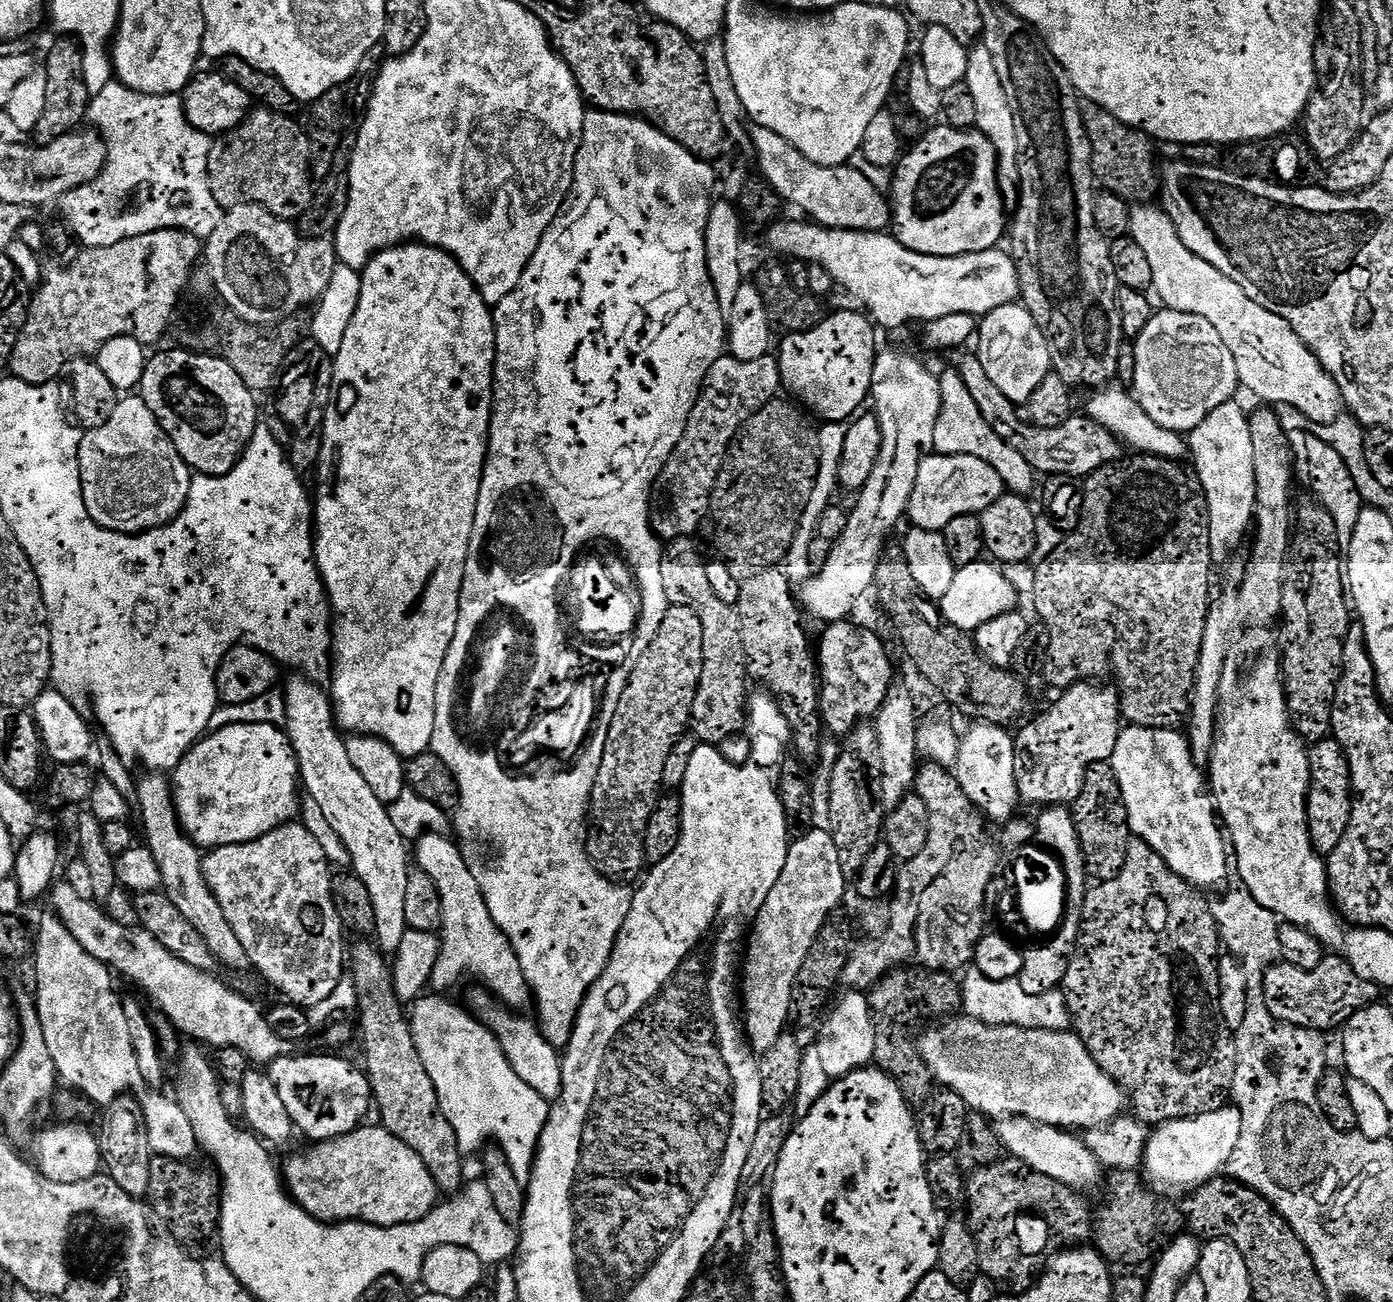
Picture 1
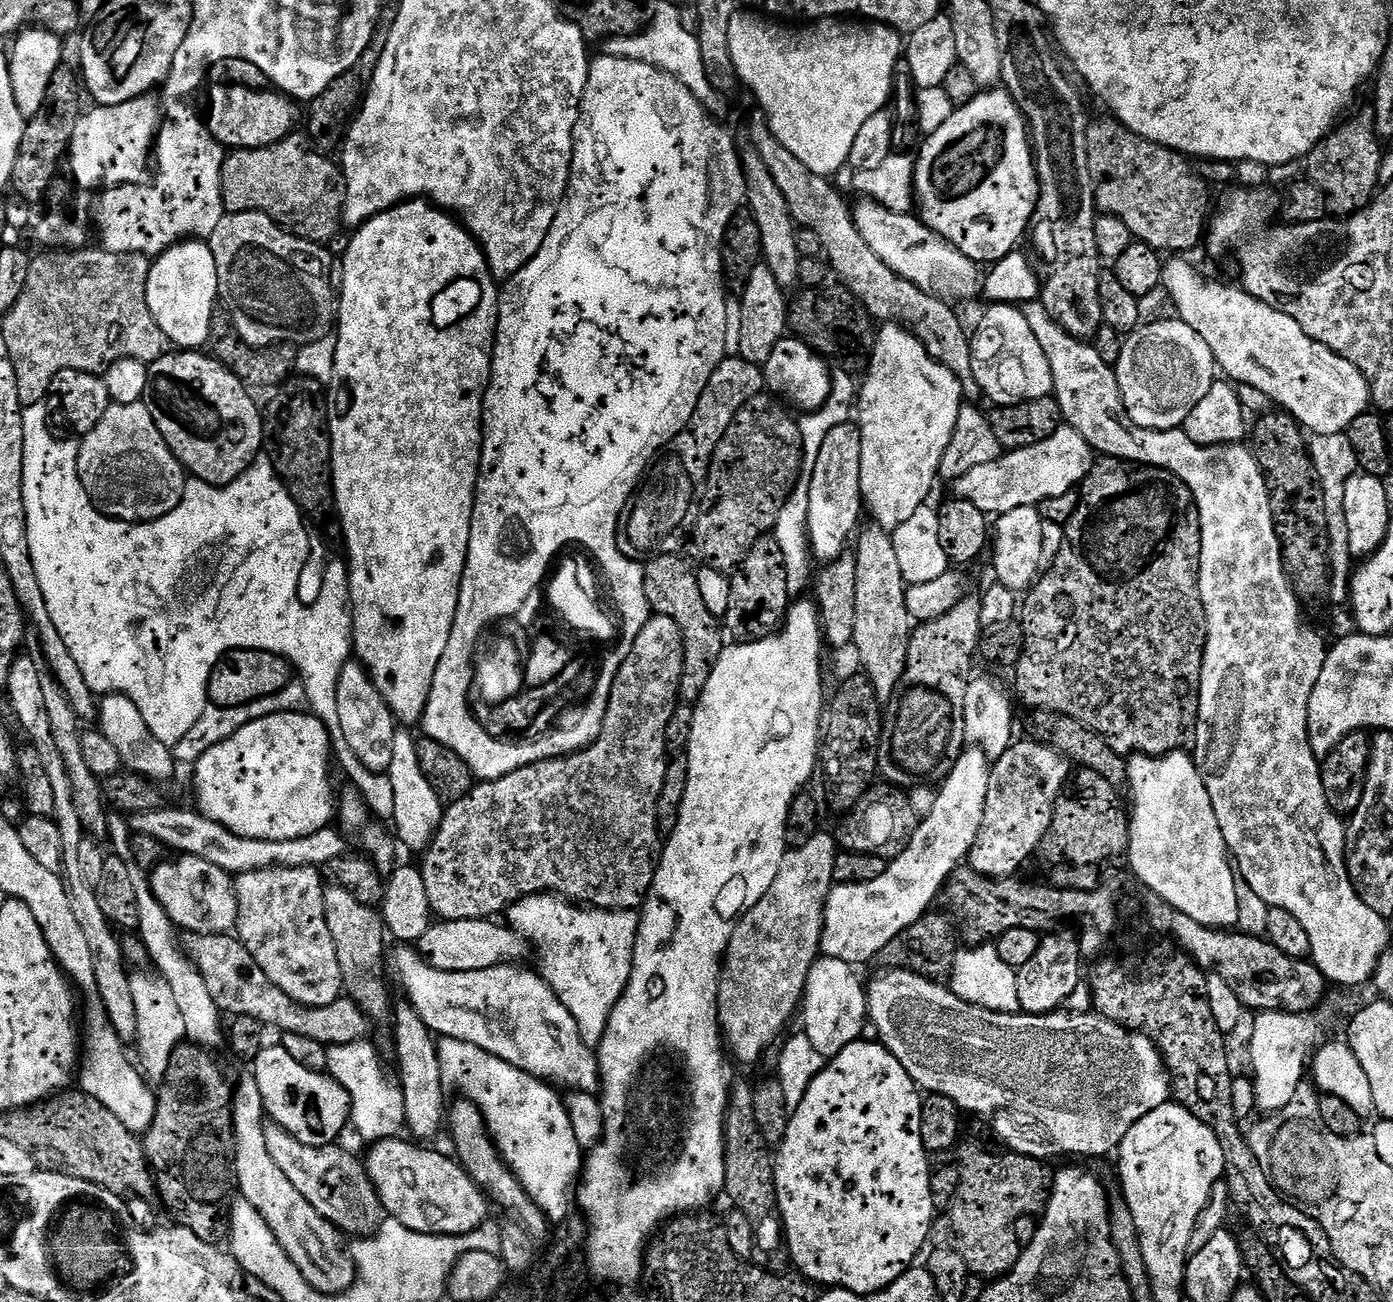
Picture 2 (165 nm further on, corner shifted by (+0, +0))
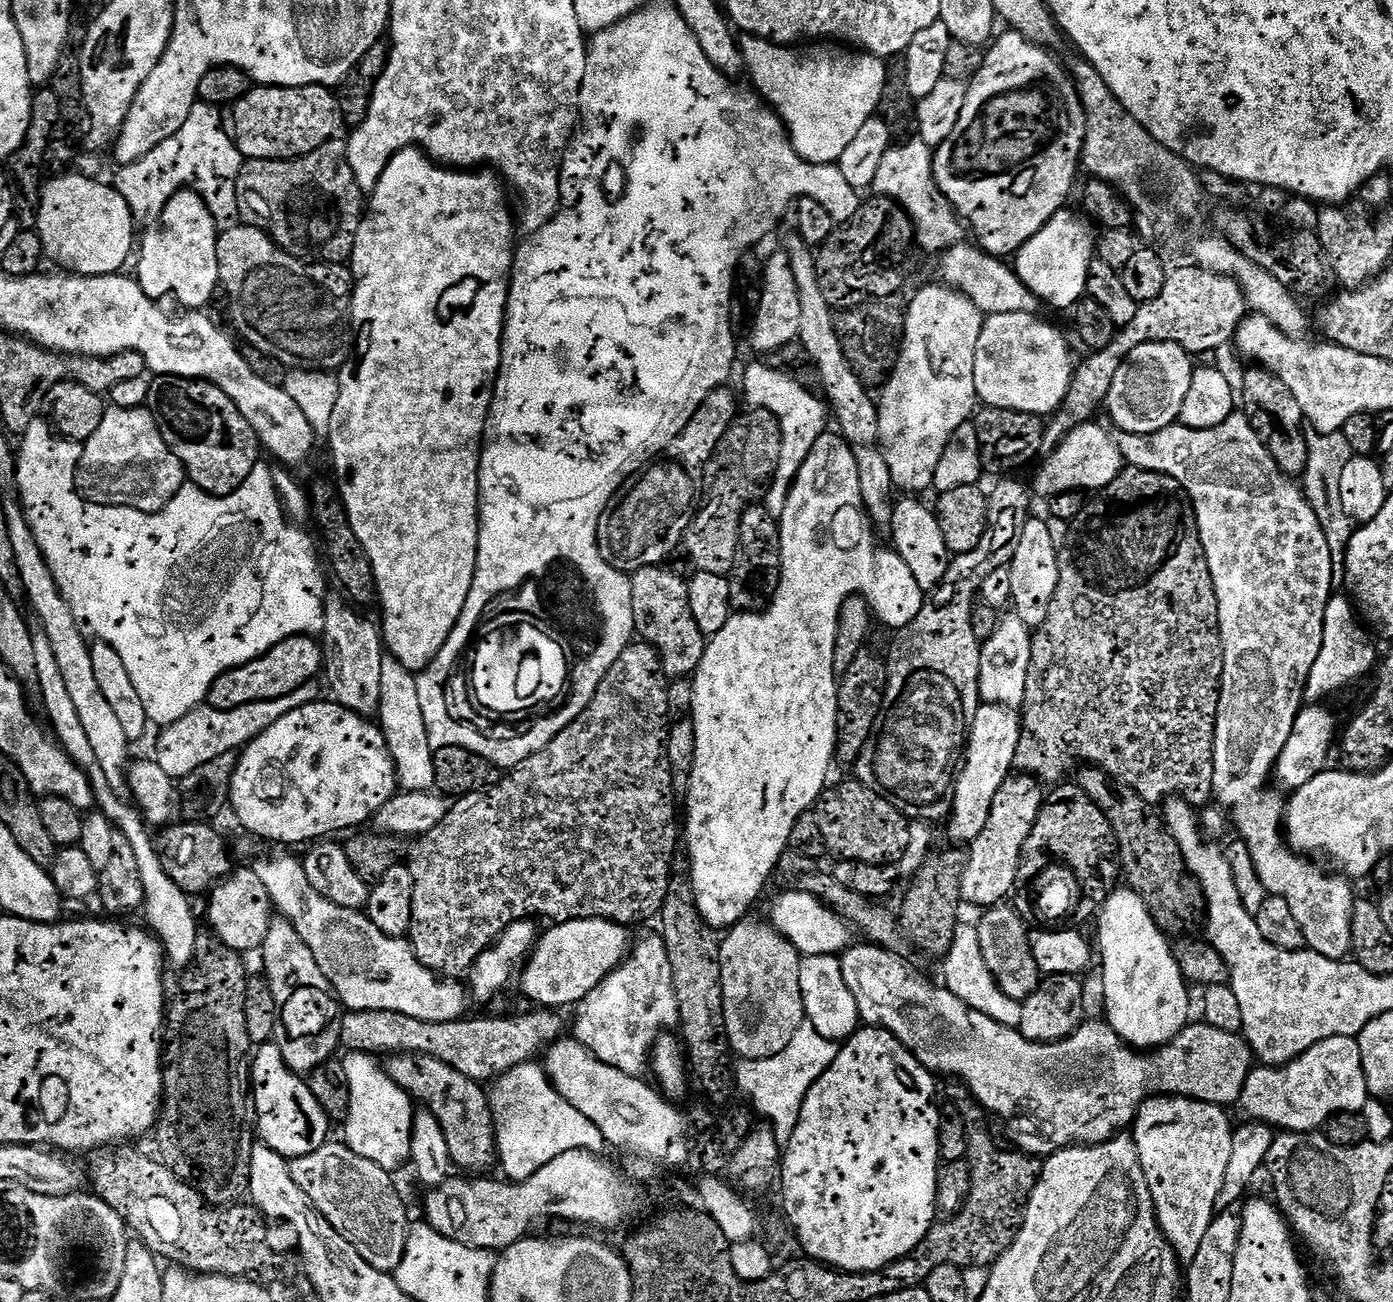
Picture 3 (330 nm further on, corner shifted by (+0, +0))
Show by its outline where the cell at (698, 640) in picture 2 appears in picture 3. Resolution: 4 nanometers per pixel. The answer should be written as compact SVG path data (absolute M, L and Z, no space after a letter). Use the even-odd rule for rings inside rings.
M657 566L639 568L637 572L631 573L635 635L643 643L655 648L665 677L688 678L702 662L706 638L702 630L698 630L698 622L694 622L694 614L690 610L688 580L676 572L679 571L668 566Z

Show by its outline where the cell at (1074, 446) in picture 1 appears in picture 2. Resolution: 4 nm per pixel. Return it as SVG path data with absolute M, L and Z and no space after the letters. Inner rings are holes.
M763 119L752 124L752 142L762 162L766 162L766 170L770 170L778 190L782 190L782 198L786 198L786 206L790 206L790 214L796 219L797 225L801 229L813 228L816 231L821 246L828 251L826 260L831 271L840 275L839 283L859 298L869 317L876 322L901 324L914 333L931 356L960 379L962 390L969 401L981 399L982 393L972 369L972 341L969 333L964 333L964 324L959 314L952 309L955 307L949 301L931 296L926 290L903 280L898 273L890 270L890 266L886 266L886 262L882 262L882 258L870 250L866 238L858 234L856 224L852 221L852 208L840 197L839 190L832 185L833 181L802 166L802 162L798 162L798 158L794 158L794 154L790 154L782 142L778 142Z

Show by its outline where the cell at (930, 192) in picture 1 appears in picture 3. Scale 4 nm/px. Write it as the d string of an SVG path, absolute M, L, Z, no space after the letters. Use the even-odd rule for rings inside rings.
M1008 30L1005 36L997 35L991 41L990 47L984 52L984 61L975 76L968 84L968 93L966 94L966 106L962 106L962 115L958 118L958 126L950 133L950 138L942 142L939 148L935 149L932 165L934 166L934 178L942 190L942 194L952 204L956 210L956 215L960 217L965 225L972 227L972 232L977 236L979 247L988 255L997 258L1008 258L1019 252L1025 242L1042 226L1048 224L1048 220L1055 212L1061 211L1068 200L1068 195L1072 192L1072 183L1076 180L1076 168L1081 167L1082 153L1084 151L1084 139L1086 138L1086 118L1082 110L1082 104L1076 93L1076 83L1065 65L1060 64L1060 60L1047 48L1041 48L1038 44L1032 44L1022 34Z

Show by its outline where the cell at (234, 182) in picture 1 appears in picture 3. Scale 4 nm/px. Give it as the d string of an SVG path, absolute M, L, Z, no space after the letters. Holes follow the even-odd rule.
M343 139L328 140L318 150L293 160L245 160L236 183L238 210L247 223L263 228L272 241L301 258L313 256L316 260L325 260L328 266L340 266L351 261L354 250L354 238L358 226L366 211L366 196L360 191L350 170L348 145Z

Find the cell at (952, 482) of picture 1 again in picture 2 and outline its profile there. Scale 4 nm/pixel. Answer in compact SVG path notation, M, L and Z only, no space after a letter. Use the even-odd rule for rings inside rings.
M1062 426L1046 442L1034 446L1005 451L986 466L966 470L962 478L954 481L955 499L969 500L978 510L999 514L1018 510L1018 506L1039 506L1046 498L1066 494L1083 484L1094 463L1094 450L1073 428Z

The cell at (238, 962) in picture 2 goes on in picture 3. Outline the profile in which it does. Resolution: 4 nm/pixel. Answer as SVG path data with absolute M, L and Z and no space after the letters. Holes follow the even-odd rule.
M541 1007L532 1011L536 1012L524 1012L521 1016L476 1016L473 1020L422 1022L422 1018L410 1018L410 1014L398 1014L394 1010L348 1010L340 1022L340 1042L349 1053L417 1052L446 1062L446 1066L458 1070L458 1074L467 1080L491 1082L503 1072L514 1070L514 1066L535 1061L549 1044L565 1035L559 1011Z

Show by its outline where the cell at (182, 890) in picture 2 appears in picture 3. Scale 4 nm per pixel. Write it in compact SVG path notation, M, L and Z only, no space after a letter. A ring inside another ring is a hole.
M237 867L231 876L212 889L208 900L208 924L215 936L222 938L230 950L241 954L259 953L274 919L274 905L262 878L251 868Z

